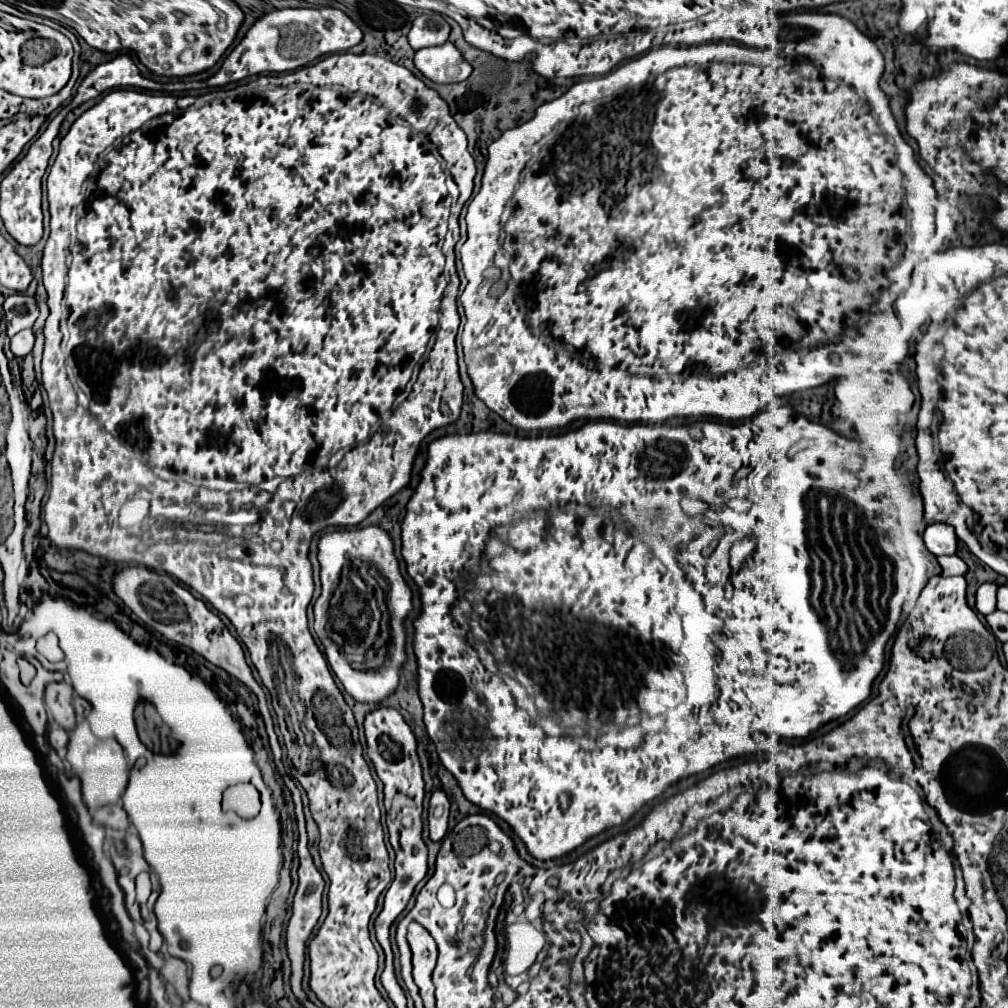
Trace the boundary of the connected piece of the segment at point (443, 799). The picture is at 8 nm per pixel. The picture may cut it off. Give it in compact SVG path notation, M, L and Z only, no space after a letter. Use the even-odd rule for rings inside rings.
M437 789L429 801L429 837L433 841L441 841L447 833L447 819L449 819L449 799L447 795Z

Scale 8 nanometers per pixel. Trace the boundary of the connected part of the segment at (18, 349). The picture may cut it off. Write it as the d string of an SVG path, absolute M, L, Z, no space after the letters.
M23 329L17 335L13 335L11 337L11 351L13 351L13 355L17 355L17 357L29 355L31 349L33 349L33 341L35 341L35 337L33 337L31 329Z

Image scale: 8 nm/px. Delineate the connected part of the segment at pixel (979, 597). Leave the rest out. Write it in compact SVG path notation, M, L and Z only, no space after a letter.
M981 583L977 587L977 593L975 593L975 607L981 615L989 615L991 611L997 609L997 599L995 599L995 593L997 593L997 585L995 583Z

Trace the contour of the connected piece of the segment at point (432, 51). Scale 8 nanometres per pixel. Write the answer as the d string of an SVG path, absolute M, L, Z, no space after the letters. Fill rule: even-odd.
M449 41L415 51L415 67L435 83L459 83L471 75L471 65Z

